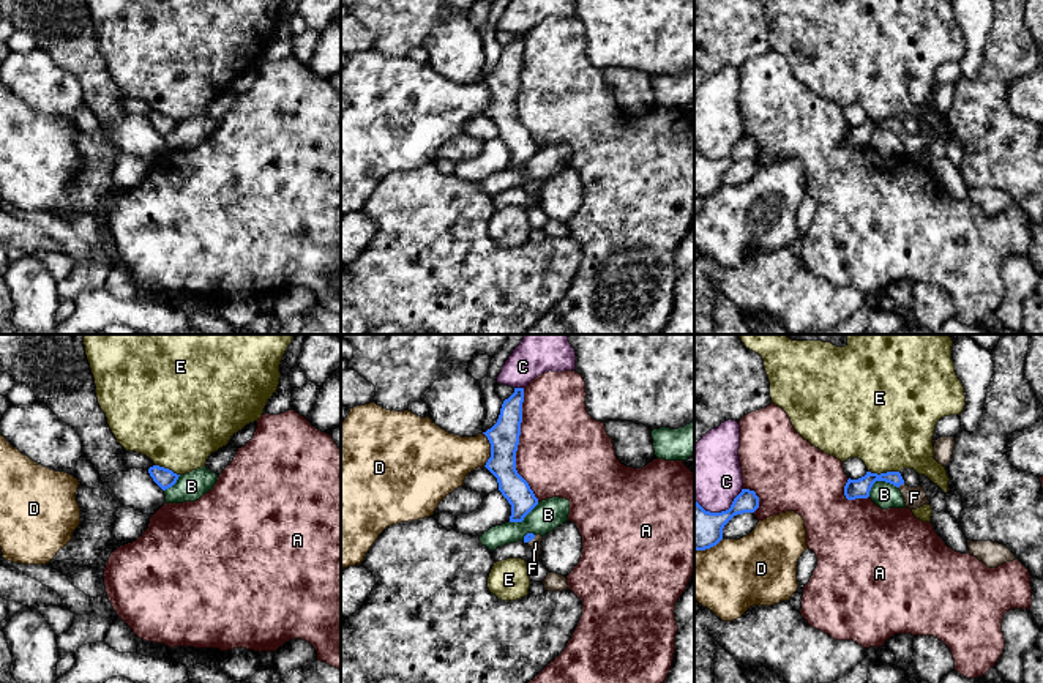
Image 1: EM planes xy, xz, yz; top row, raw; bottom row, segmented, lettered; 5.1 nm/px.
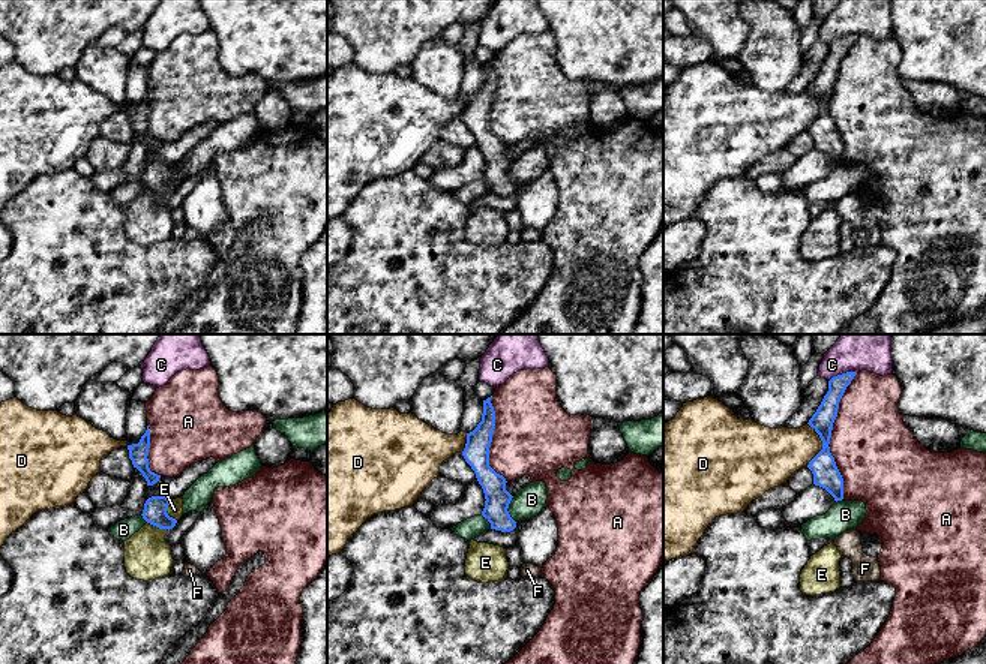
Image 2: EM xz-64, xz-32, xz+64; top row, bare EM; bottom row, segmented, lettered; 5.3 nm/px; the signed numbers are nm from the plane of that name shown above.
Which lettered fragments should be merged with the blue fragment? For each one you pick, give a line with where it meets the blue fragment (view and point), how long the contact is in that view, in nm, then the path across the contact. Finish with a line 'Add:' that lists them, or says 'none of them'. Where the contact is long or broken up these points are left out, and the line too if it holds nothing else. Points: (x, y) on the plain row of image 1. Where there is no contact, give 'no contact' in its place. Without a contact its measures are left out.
F: meets blue in yz at (900, 131); contact 40 nm long; runs through yz (860, 134), (870, 125), (900, 131), (914, 144)
Add: F

